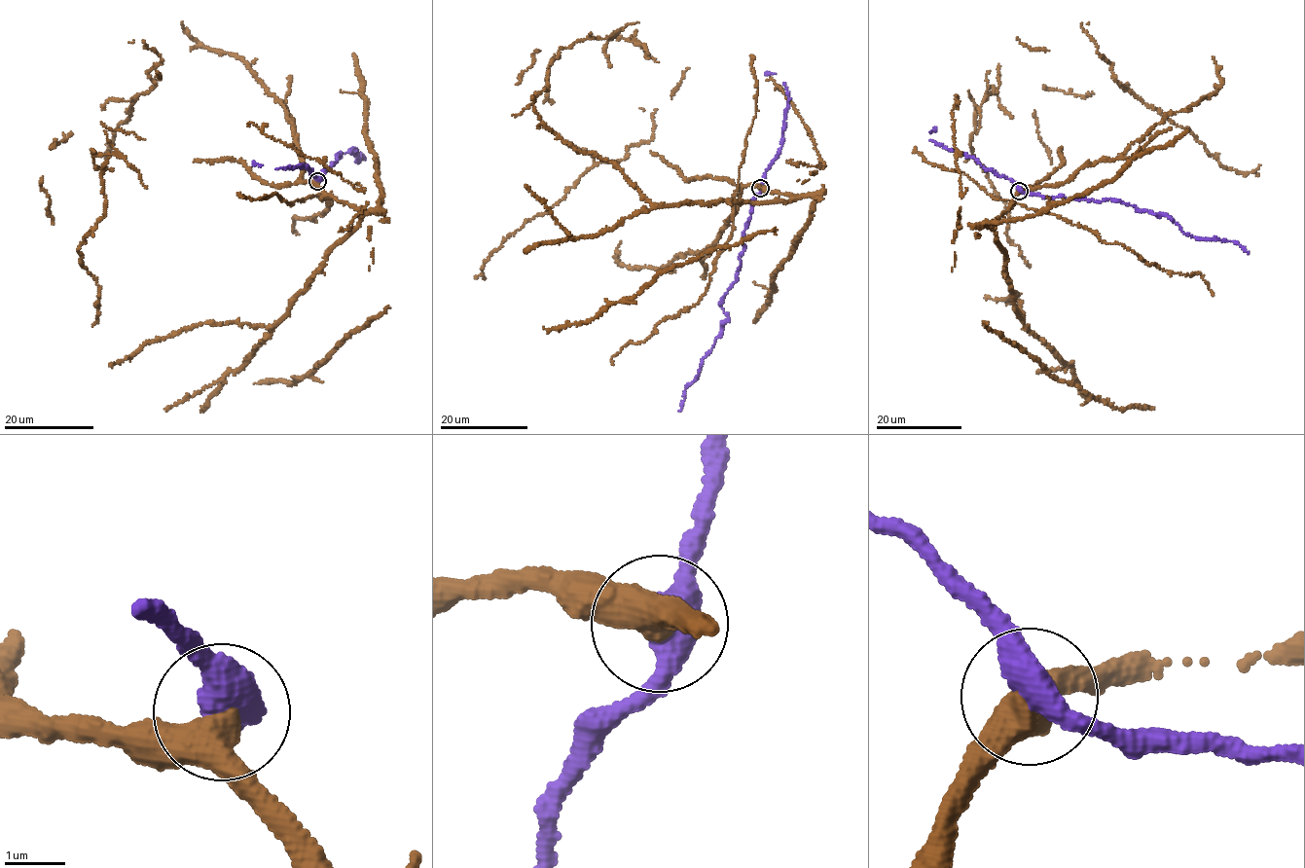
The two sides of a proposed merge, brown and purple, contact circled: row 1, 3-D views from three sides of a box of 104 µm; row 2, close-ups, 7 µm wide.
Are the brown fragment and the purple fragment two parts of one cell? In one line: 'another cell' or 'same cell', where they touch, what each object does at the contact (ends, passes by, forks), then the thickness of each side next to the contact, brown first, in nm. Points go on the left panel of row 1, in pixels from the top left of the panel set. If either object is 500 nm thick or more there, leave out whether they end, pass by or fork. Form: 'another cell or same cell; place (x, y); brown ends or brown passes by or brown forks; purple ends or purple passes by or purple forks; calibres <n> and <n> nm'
another cell; place (317, 181); brown passes by; purple passes by; calibres 440 and 480 nm

